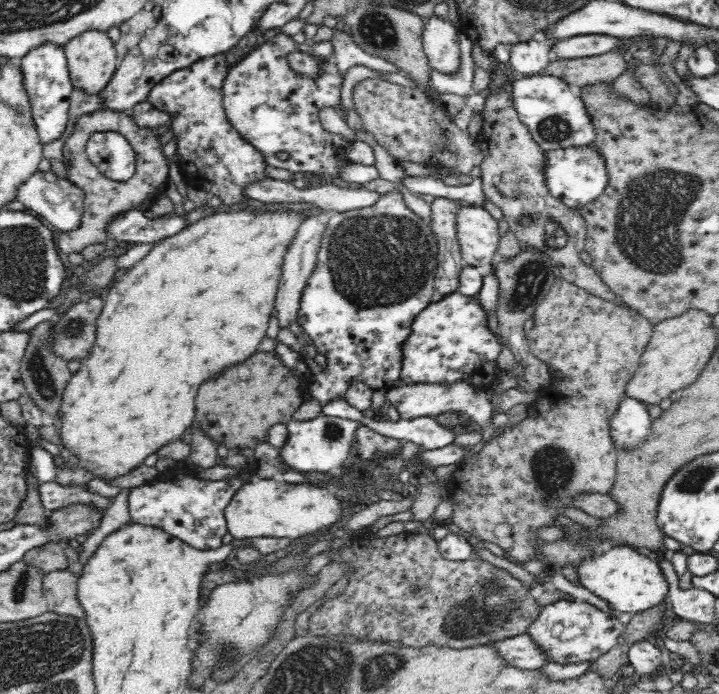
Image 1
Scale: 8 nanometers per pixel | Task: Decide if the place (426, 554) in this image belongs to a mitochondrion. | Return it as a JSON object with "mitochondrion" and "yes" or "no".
{"mitochondrion":"no"}

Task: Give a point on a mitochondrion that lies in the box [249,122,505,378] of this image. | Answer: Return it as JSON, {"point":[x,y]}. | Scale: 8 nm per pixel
{"point":[378,260]}

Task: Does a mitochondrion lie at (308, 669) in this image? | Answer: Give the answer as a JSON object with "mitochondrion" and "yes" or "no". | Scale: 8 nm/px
{"mitochondrion":"yes"}

